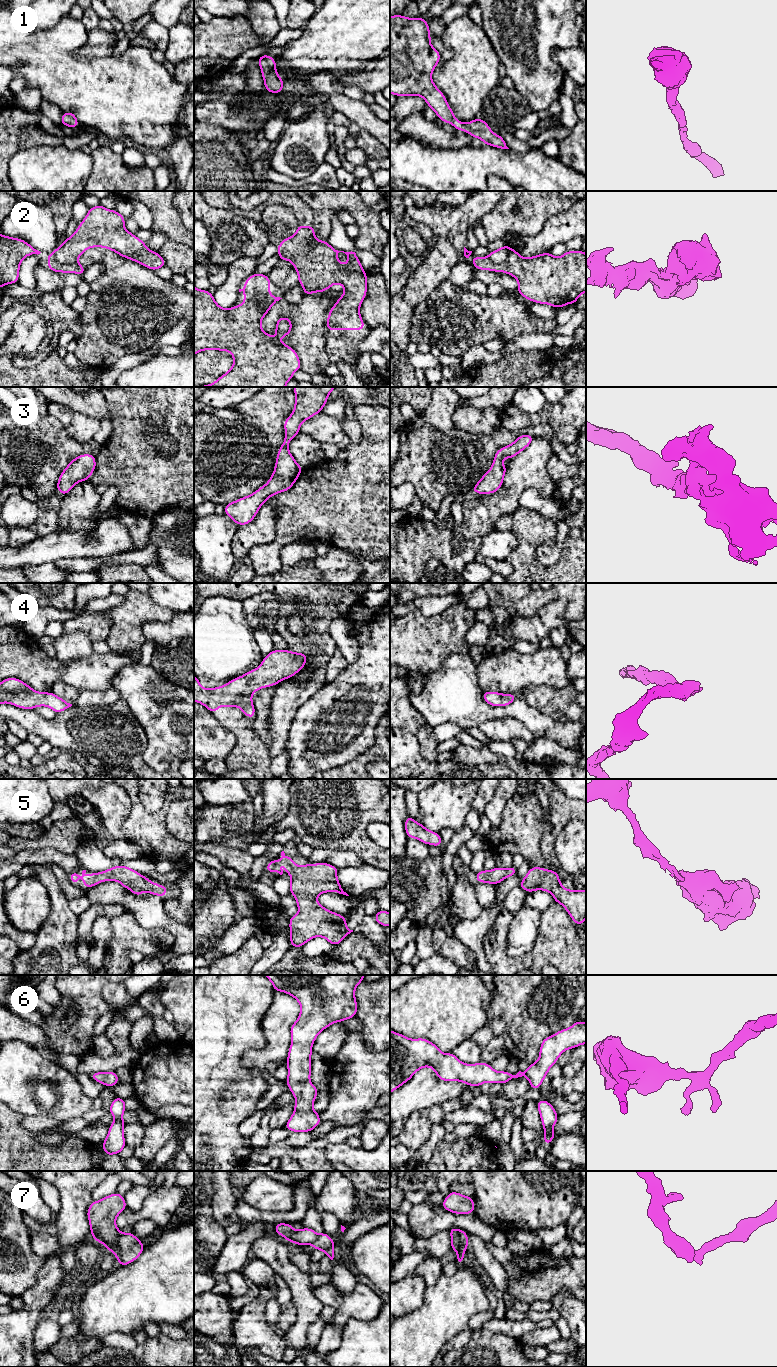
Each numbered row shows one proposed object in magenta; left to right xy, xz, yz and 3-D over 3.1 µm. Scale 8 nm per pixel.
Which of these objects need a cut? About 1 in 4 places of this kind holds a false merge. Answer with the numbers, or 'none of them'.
2, 7

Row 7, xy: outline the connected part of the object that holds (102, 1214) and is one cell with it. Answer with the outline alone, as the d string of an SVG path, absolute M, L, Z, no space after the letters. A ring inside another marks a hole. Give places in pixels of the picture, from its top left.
M115 1192L99 1201L93 1201L87 1210L91 1236L96 1242L105 1244L106 1249L114 1254L119 1250L120 1233L115 1221L126 1208L124 1196Z

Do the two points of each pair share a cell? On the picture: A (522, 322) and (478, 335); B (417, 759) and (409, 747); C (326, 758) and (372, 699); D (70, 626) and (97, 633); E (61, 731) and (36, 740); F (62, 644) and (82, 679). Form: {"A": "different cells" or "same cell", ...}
{"A": "same cell", "B": "same cell", "C": "same cell", "D": "same cell", "E": "different cells", "F": "different cells"}

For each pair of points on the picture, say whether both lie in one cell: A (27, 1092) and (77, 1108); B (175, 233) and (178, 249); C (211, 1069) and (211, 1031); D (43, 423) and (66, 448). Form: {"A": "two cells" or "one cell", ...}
{"A": "one cell", "B": "two cells", "C": "one cell", "D": "one cell"}

